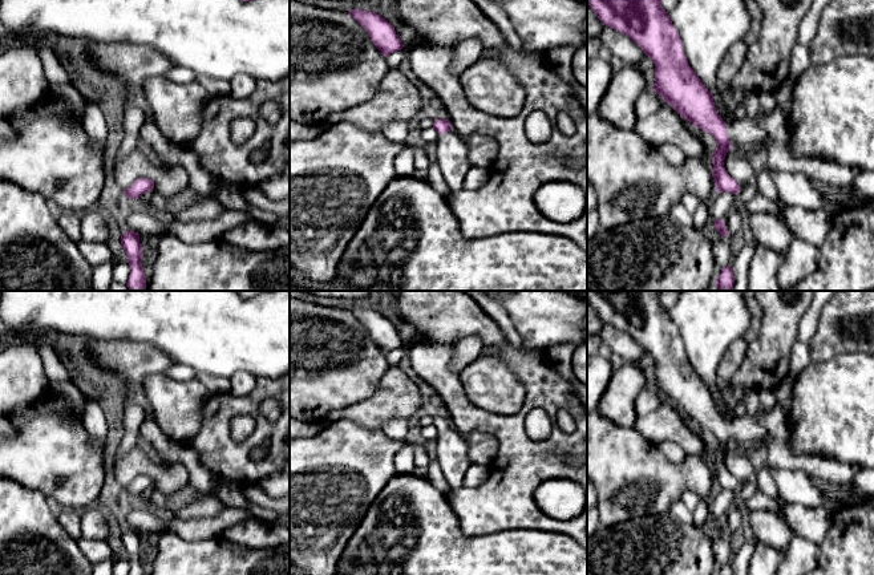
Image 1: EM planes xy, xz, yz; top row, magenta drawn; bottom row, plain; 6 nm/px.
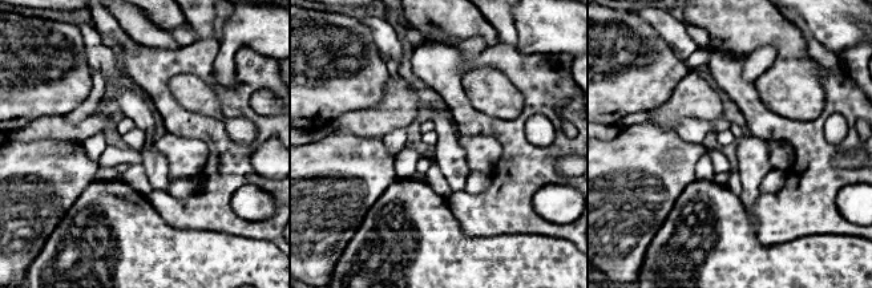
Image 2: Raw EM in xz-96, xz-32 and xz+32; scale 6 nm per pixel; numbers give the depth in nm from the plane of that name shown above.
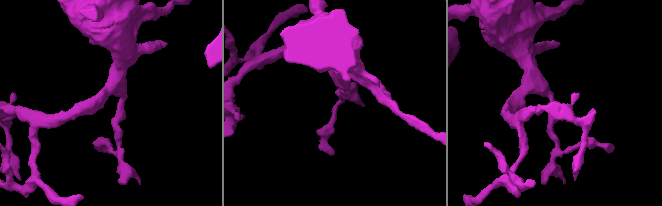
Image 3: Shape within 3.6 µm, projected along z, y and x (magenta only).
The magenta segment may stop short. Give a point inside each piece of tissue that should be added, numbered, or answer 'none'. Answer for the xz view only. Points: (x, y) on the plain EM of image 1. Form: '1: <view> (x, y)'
1: xz (452, 454)

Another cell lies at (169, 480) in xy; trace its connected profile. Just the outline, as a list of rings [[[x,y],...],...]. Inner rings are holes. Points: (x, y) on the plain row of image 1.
[[[171,463],[157,467],[153,493],[159,499],[165,501],[187,486],[190,486],[190,477],[185,465]]]

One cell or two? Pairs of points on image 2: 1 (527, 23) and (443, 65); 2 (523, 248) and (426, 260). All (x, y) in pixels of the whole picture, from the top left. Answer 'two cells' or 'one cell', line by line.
1: two cells
2: one cell

